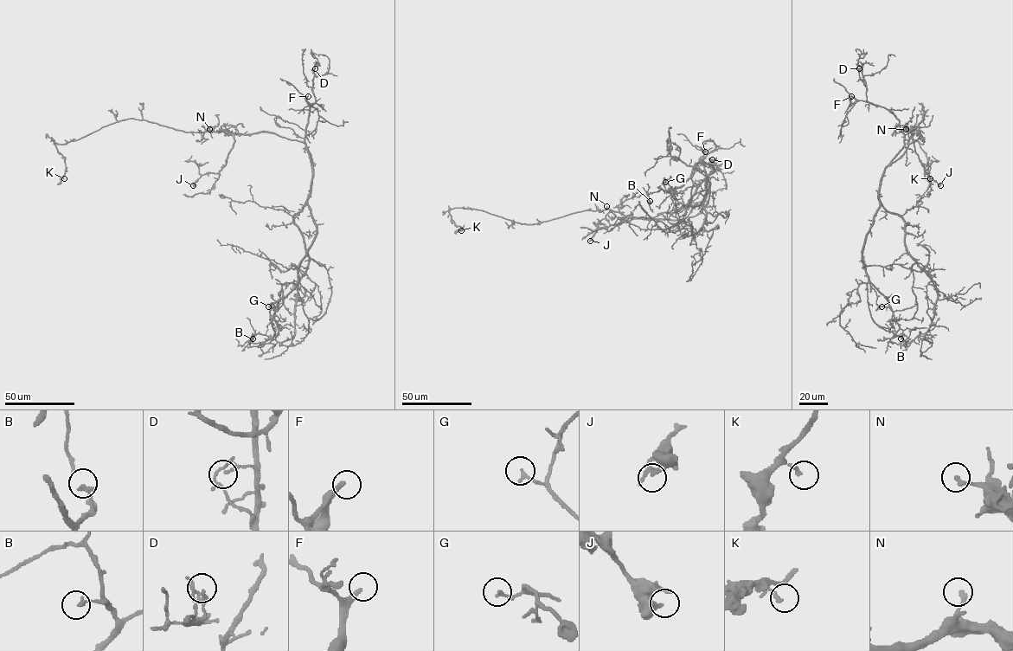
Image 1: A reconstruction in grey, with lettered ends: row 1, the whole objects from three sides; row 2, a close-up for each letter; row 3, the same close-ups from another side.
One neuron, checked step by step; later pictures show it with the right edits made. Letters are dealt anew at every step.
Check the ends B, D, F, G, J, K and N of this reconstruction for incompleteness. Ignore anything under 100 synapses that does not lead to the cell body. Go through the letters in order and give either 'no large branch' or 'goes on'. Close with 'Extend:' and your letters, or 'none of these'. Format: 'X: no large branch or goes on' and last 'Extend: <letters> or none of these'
B: no large branch
D: no large branch
F: goes on
G: no large branch
J: no large branch
K: no large branch
N: no large branch
Extend: F

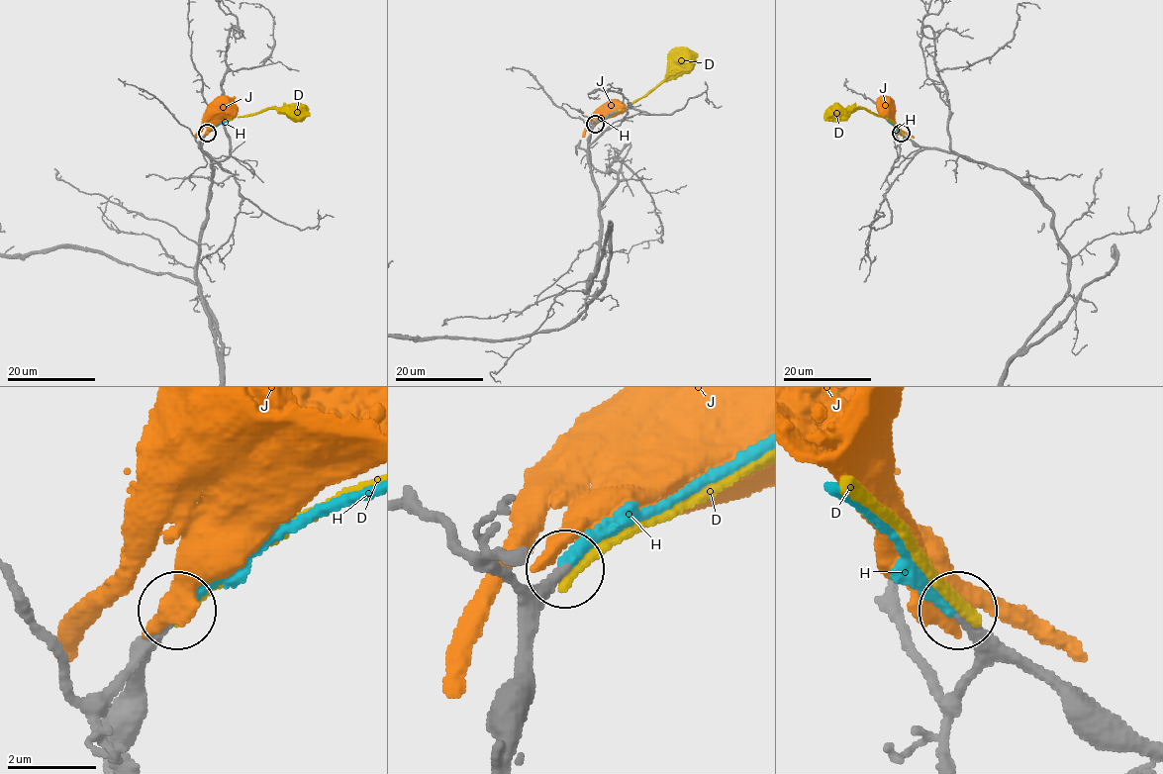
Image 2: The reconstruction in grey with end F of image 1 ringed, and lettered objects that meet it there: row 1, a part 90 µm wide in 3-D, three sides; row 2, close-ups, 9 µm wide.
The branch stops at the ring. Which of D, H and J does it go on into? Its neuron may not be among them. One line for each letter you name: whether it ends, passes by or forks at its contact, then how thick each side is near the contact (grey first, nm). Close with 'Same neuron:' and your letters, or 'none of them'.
H: it ends | 280/320 nm
Same neuron: H

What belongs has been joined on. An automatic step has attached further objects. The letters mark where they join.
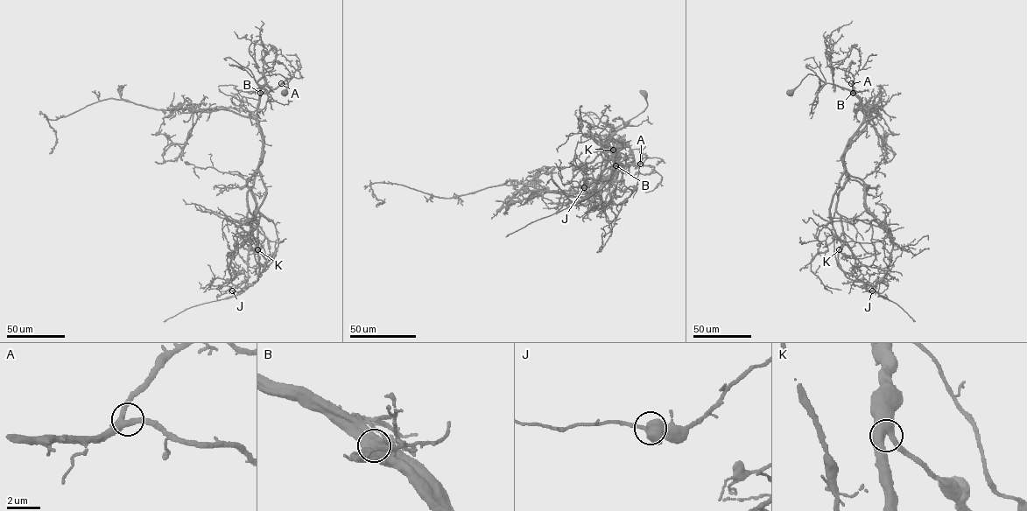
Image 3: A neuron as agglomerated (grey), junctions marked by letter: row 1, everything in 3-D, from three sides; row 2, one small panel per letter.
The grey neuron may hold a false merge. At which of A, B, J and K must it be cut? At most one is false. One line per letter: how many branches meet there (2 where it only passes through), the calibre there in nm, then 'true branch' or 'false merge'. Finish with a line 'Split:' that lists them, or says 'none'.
A: branches 4; calibre 360 nm; true branch
B: branches 4; calibre 650 nm; false merge
J: branches 3; calibre 550 nm; true branch
K: branches 3; calibre 500 nm; true branch
Split: B

